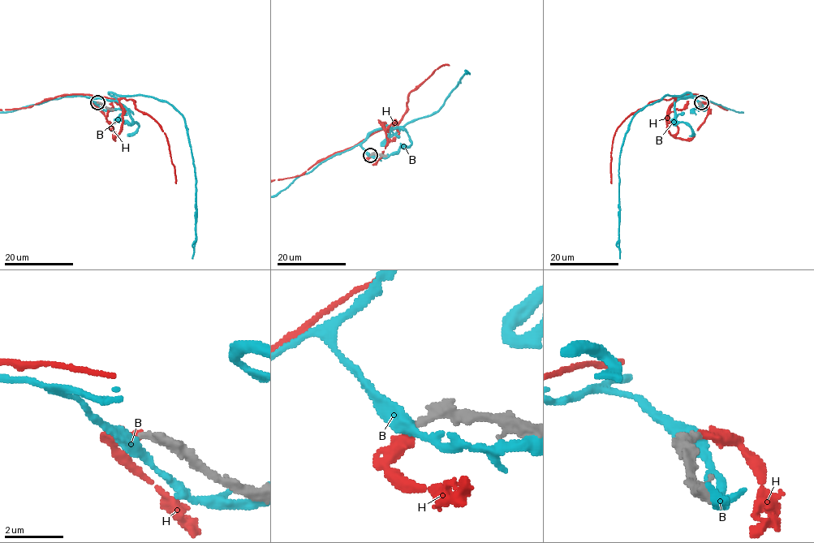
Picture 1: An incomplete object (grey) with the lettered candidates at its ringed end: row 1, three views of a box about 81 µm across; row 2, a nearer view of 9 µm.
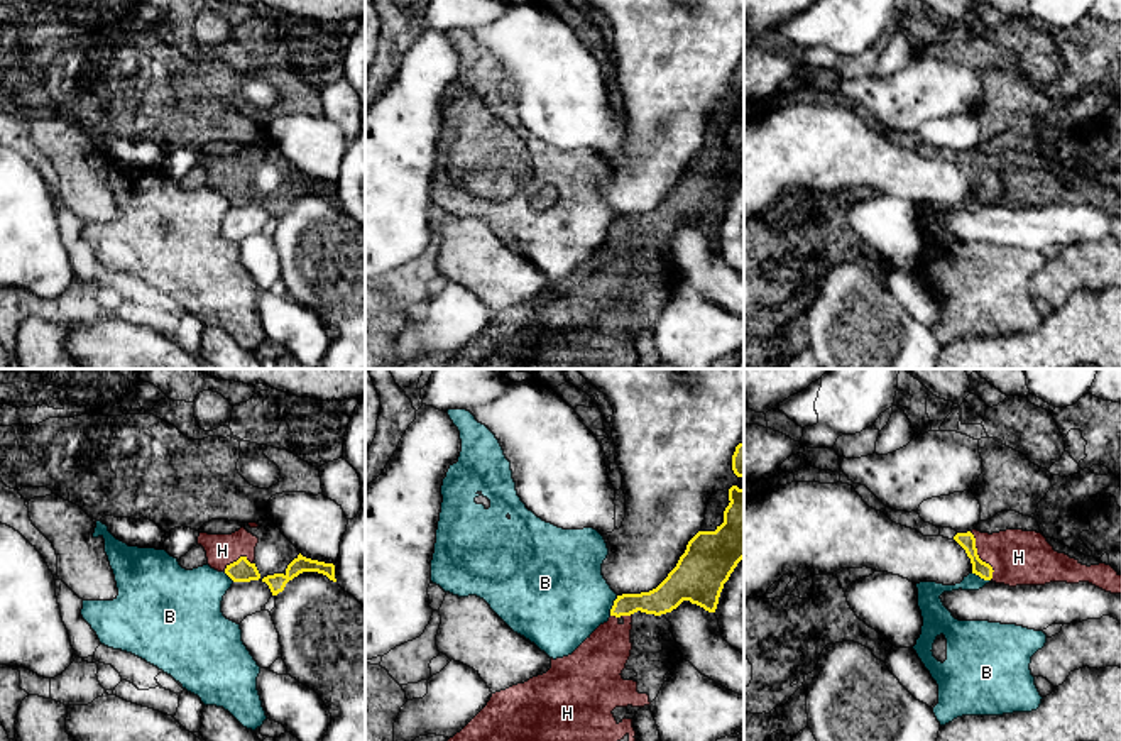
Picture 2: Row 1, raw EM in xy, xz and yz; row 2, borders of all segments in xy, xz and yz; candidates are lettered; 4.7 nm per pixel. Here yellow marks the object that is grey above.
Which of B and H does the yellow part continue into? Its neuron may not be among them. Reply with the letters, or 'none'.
H

